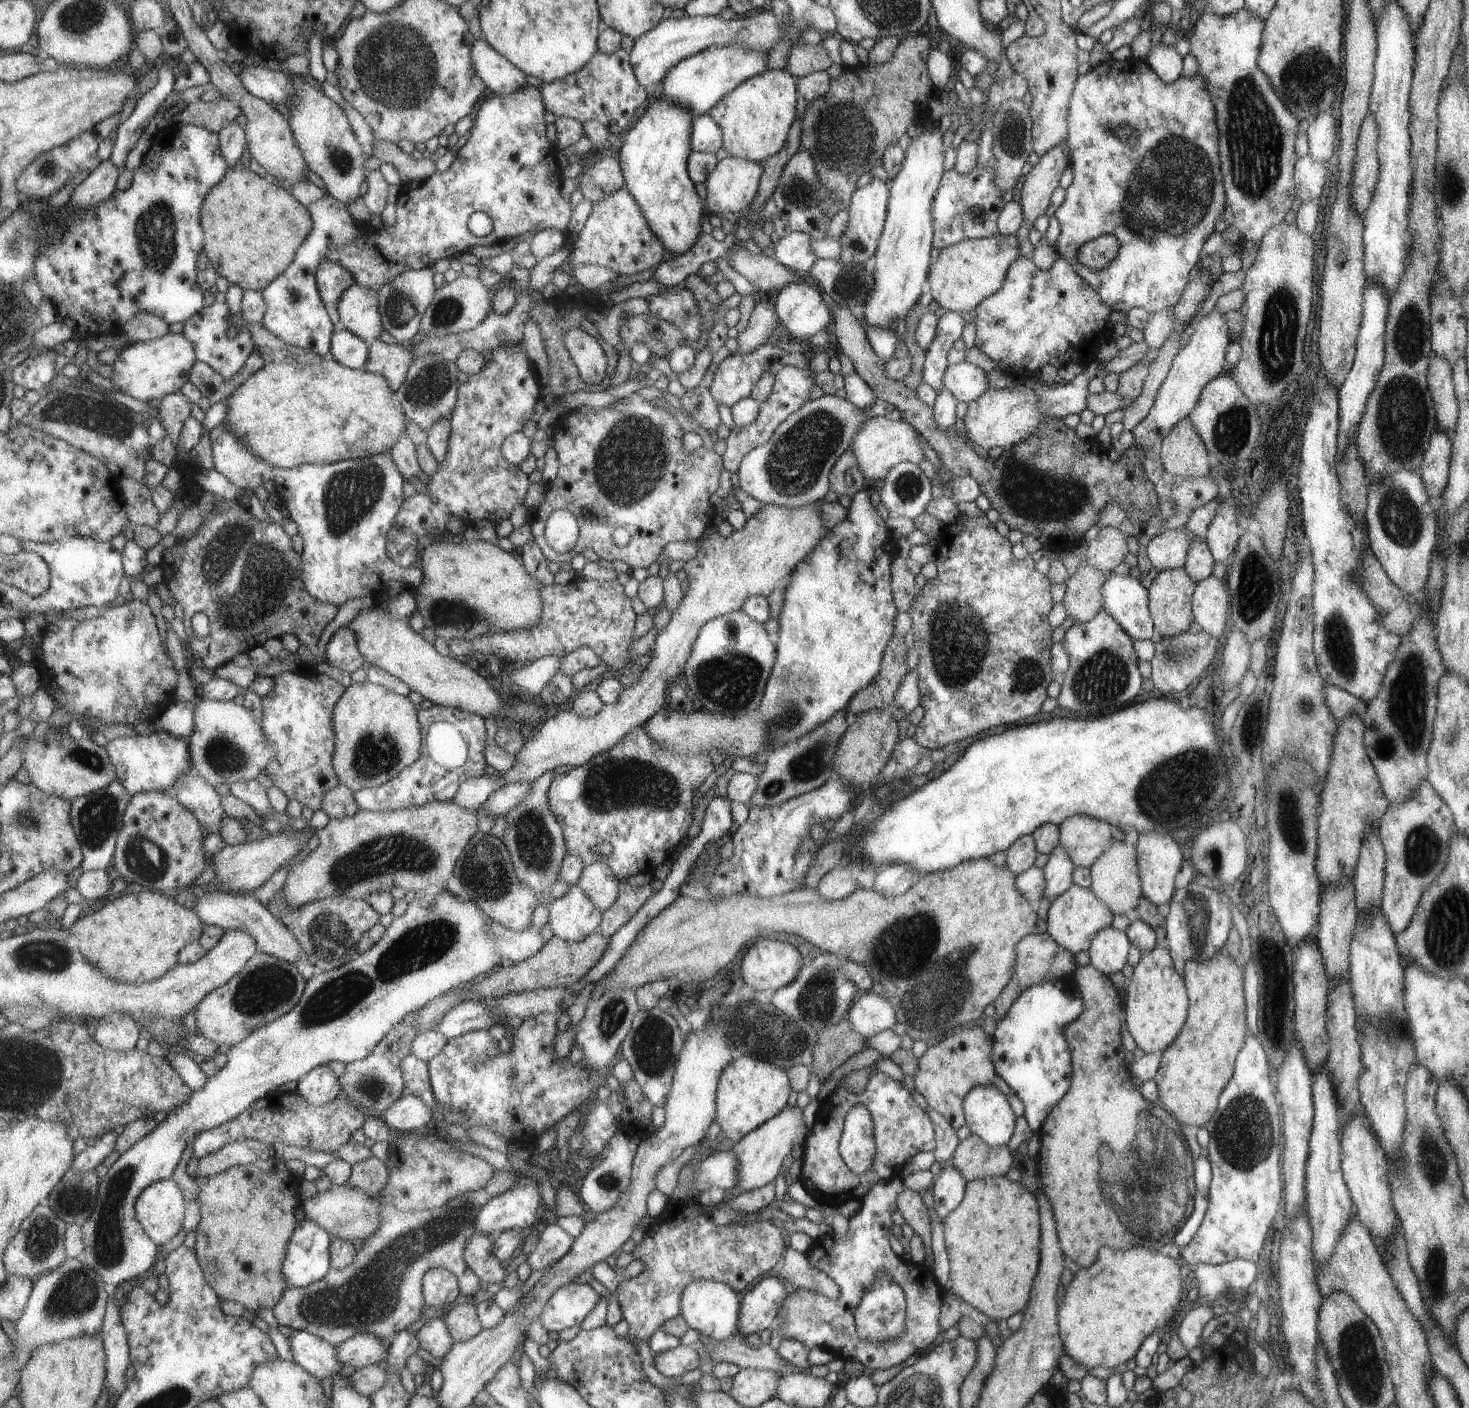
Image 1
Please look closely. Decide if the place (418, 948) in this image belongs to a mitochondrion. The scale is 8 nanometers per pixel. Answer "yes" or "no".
yes

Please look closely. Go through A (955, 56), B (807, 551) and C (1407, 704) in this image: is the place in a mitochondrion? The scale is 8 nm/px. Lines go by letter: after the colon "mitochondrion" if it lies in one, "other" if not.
A: other
B: other
C: mitochondrion

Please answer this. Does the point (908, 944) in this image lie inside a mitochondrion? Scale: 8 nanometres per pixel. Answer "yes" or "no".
yes

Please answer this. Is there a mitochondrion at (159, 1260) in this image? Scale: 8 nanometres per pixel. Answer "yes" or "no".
no

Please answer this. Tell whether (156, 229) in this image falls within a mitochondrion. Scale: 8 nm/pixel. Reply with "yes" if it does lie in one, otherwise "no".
yes

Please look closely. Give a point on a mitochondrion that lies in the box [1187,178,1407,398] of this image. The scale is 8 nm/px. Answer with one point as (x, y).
(1277, 340)

